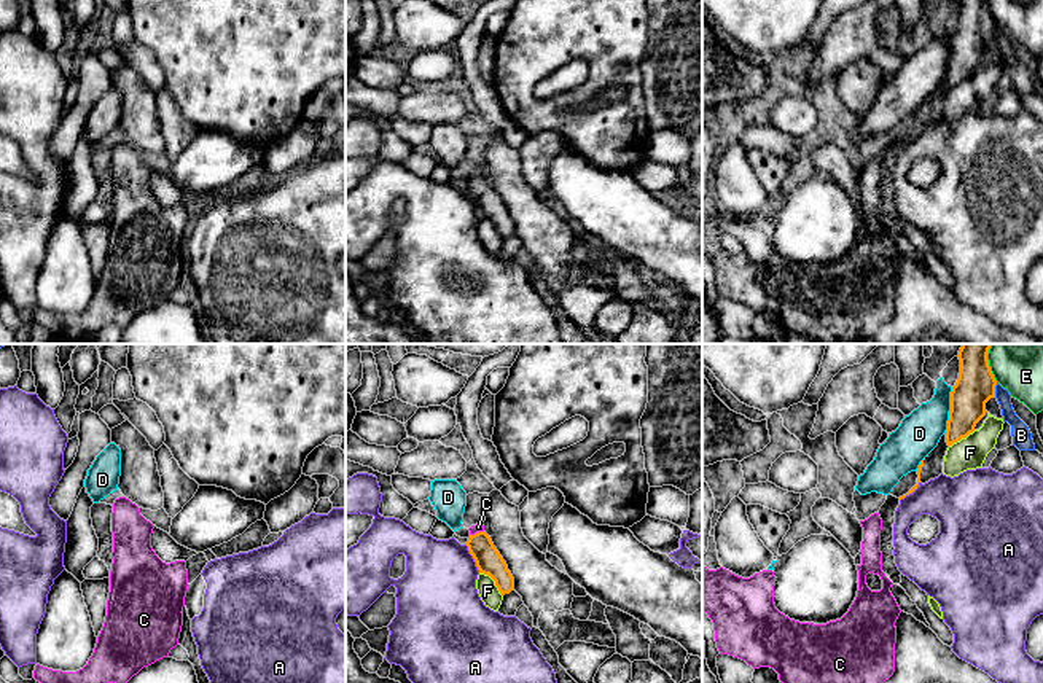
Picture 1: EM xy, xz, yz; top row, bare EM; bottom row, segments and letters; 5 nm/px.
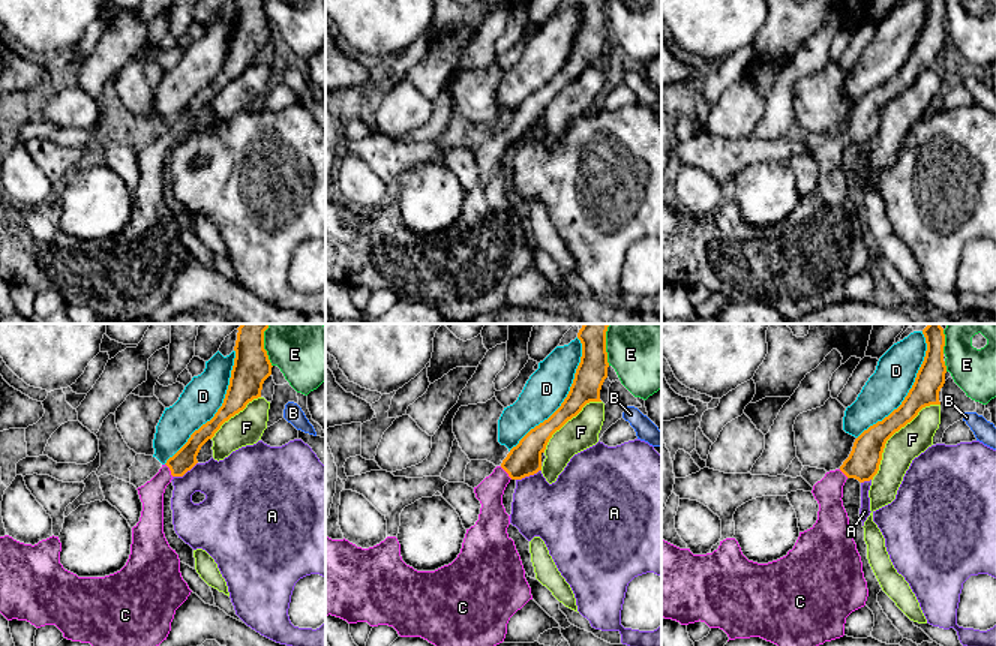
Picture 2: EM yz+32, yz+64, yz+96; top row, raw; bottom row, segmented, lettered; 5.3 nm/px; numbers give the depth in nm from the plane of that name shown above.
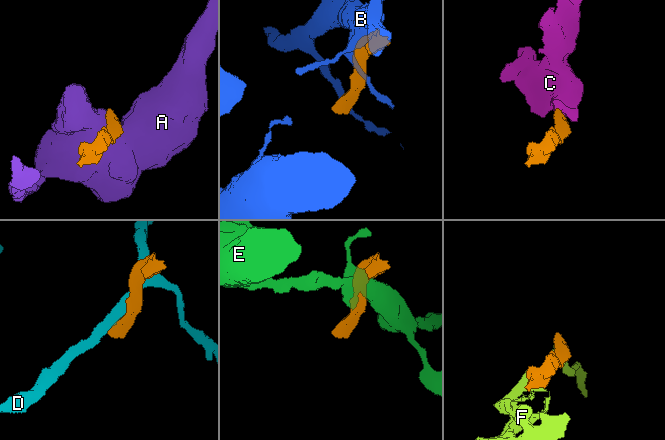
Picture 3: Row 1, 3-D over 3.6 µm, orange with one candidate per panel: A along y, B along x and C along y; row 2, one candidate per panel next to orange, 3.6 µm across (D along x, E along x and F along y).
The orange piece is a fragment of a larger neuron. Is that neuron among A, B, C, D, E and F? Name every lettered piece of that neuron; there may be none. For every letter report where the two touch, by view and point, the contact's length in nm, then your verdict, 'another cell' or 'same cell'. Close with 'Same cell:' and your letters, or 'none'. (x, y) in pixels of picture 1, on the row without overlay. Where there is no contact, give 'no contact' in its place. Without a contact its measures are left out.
A: xz (473, 201) | 160 nm | another cell
B: yz (994, 34) | 80 nm | another cell
C: xz (478, 175) | 80 nm | same cell
D: yz (951, 53) | 240 nm | another cell
E: yz (989, 13) | 140 nm | another cell
F: xz (494, 223) | 170 nm | another cell
Same cell: C

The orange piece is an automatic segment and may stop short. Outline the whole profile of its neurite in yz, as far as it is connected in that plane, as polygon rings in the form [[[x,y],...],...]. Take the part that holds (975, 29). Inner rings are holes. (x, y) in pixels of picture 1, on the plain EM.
[[[959,0],[960,16],[951,35],[951,54],[946,73],[946,86],[967,81],[976,67],[986,59],[986,46],[995,41],[997,24],[990,14],[987,0]]]

